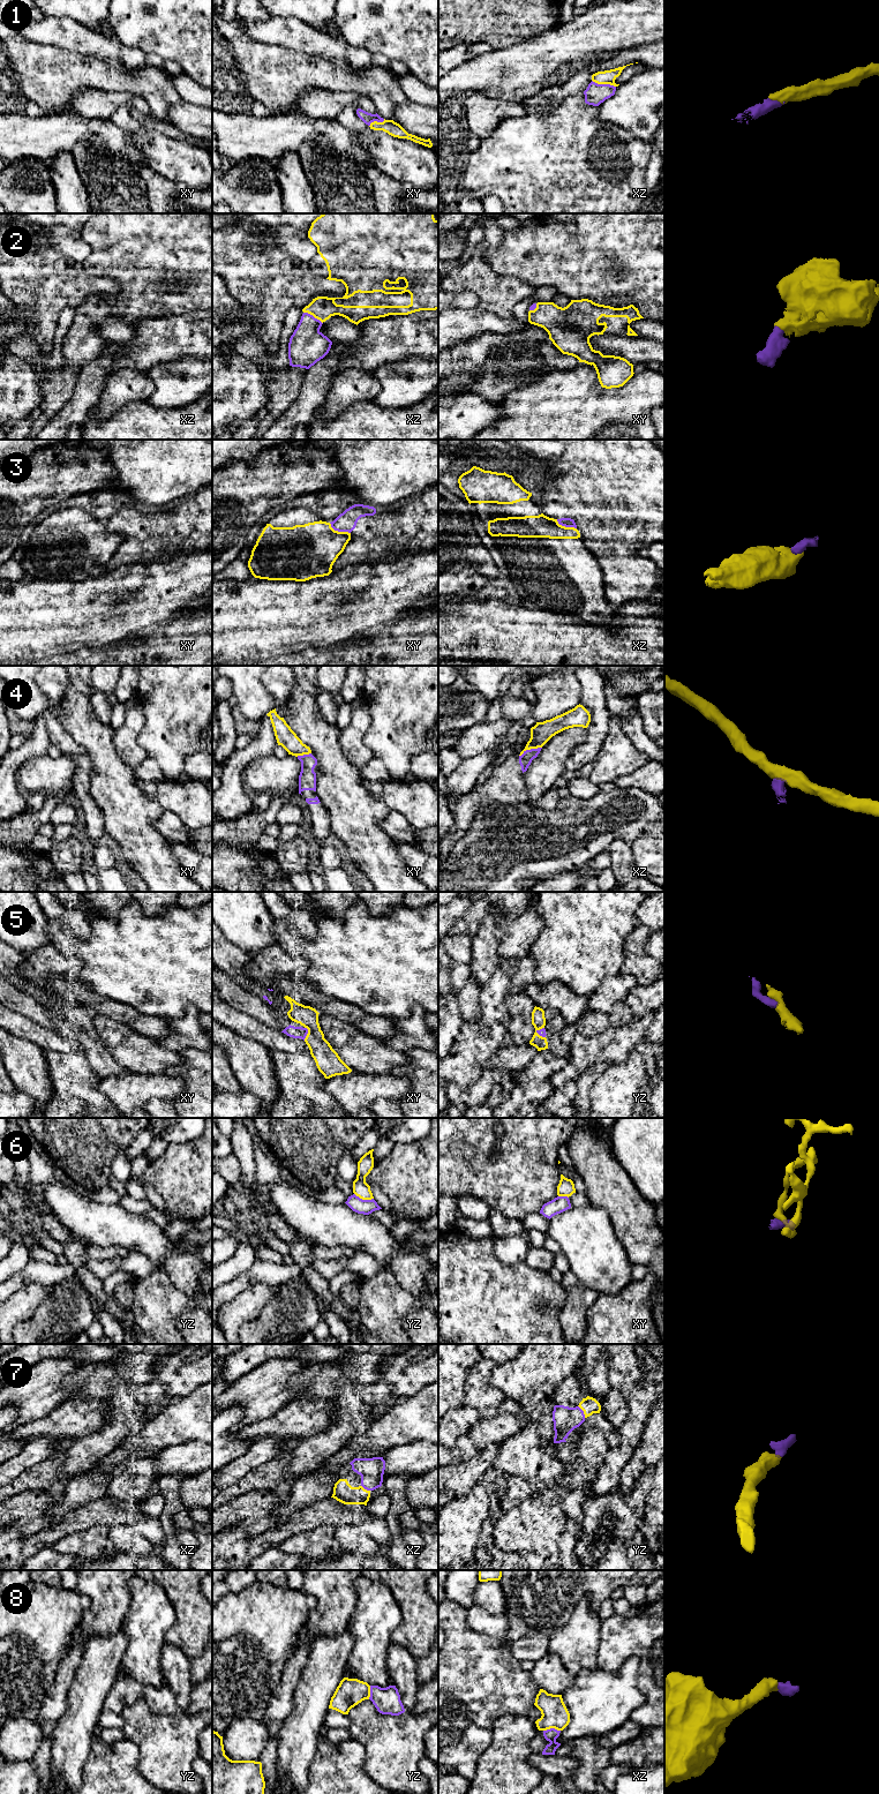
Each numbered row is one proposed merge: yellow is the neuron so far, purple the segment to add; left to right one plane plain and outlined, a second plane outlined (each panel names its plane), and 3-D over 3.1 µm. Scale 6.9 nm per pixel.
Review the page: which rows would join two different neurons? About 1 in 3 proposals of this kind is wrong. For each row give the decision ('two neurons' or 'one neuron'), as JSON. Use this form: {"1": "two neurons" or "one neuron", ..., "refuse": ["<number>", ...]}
{"1": "one neuron", "2": "one neuron", "3": "two neurons", "4": "two neurons", "5": "one neuron", "6": "two neurons", "7": "one neuron", "8": "one neuron", "refuse": ["3", "4", "6"]}

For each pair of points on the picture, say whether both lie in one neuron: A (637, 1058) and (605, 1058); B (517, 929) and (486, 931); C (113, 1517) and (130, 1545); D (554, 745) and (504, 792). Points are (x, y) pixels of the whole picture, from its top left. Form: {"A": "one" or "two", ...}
{"A": "two", "B": "two", "C": "two", "D": "two"}

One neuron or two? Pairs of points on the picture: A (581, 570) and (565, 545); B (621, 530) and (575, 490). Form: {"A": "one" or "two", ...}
{"A": "one", "B": "one"}

